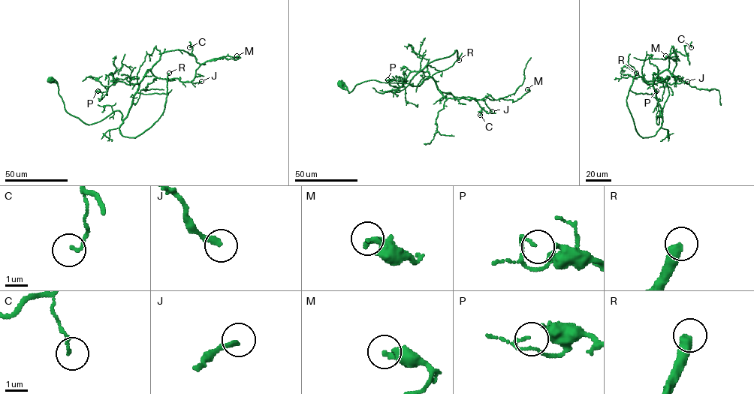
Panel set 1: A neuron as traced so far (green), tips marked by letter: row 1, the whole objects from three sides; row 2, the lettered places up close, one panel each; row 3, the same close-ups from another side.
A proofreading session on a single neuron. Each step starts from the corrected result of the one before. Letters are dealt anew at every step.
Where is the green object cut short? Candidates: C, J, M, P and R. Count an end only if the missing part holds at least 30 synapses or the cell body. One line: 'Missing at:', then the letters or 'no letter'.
Missing at: R

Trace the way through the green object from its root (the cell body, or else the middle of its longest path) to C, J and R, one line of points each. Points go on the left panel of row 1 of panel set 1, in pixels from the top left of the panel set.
C: (49, 79), (65, 110), (85, 123), (116, 110), (123, 120), (161, 55), (180, 49), (192, 55), (189, 47)
J: (49, 79), (57, 84), (65, 110), (87, 124), (116, 110), (123, 120), (148, 70), (159, 78), (201, 81)
R: (49, 79), (57, 84), (68, 112), (91, 124), (119, 110), (120, 133), (136, 137), (163, 112), (169, 73)

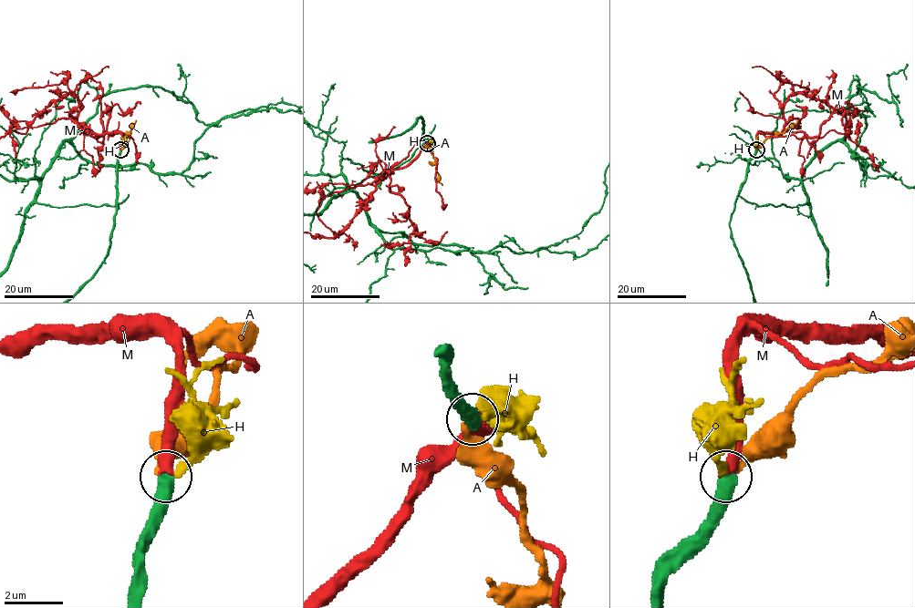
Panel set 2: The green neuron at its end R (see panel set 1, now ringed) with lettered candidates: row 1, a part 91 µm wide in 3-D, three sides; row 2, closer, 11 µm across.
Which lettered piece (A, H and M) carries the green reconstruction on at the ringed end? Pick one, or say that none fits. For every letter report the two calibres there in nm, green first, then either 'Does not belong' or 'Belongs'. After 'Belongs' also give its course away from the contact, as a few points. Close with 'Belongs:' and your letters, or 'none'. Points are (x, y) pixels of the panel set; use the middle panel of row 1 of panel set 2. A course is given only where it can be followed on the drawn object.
A: Thickness 500 nm (green) against 280 nm. Does not belong
H: Thickness 500 nm (green) against 200 nm. Does not belong
M: Thickness 500 nm (green) against 420 nm. Belongs. Its course: (427, 143), (404, 166), (384, 170), (370, 200), (338, 235), (324, 237)
Belongs: M

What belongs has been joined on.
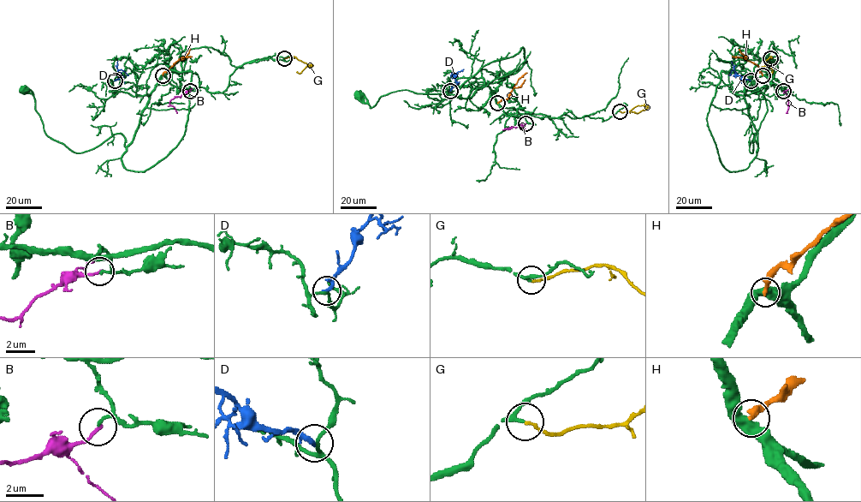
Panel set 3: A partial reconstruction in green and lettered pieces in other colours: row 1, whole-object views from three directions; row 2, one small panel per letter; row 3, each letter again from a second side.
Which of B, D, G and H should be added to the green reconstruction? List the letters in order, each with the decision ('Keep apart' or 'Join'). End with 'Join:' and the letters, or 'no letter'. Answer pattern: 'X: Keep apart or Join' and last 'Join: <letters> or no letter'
B: Keep apart
D: Keep apart
G: Join
H: Keep apart
Join: G

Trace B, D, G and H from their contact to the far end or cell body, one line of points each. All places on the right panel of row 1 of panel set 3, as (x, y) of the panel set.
B: (783, 91), (787, 100), (786, 113)
D: (751, 80), (738, 75), (734, 70), (728, 75)
G: (770, 58), (764, 64), (769, 64), (771, 72)
H: (763, 74), (757, 65), (742, 57), (732, 56)

